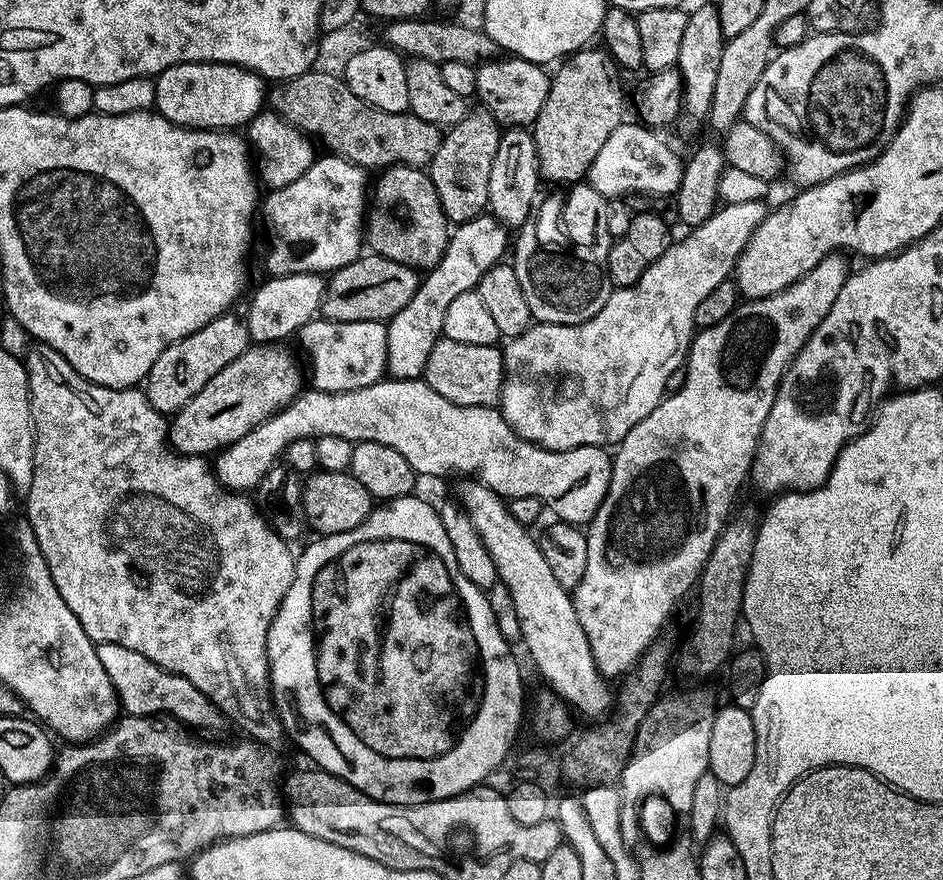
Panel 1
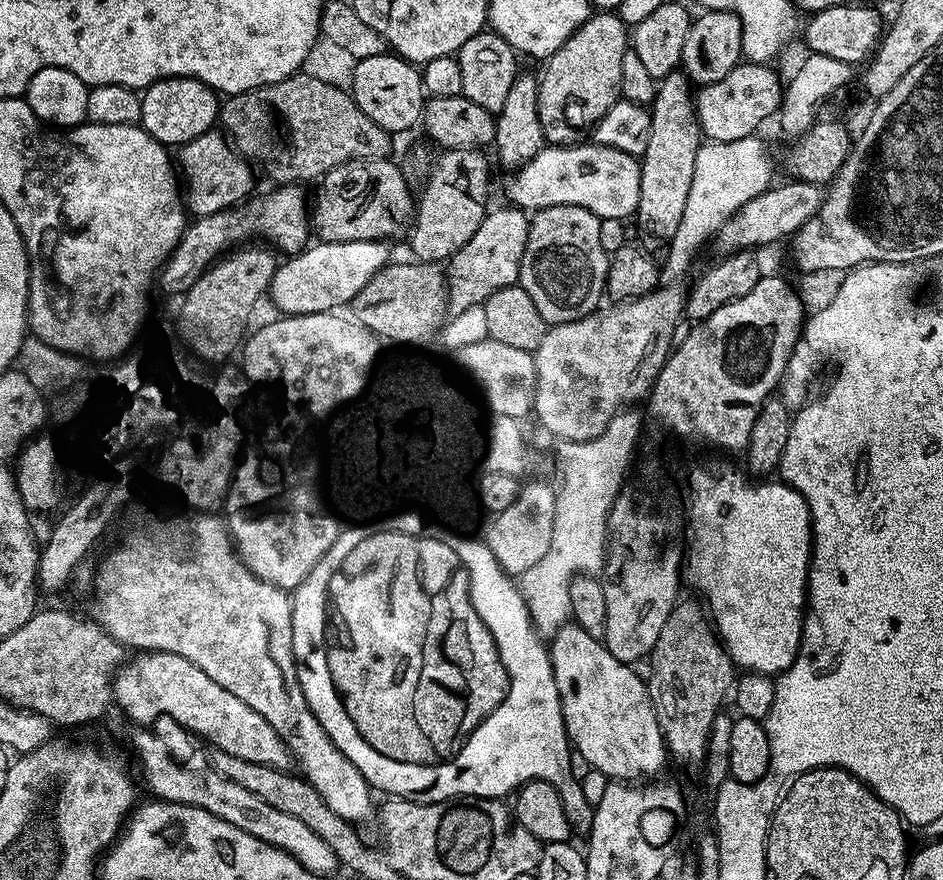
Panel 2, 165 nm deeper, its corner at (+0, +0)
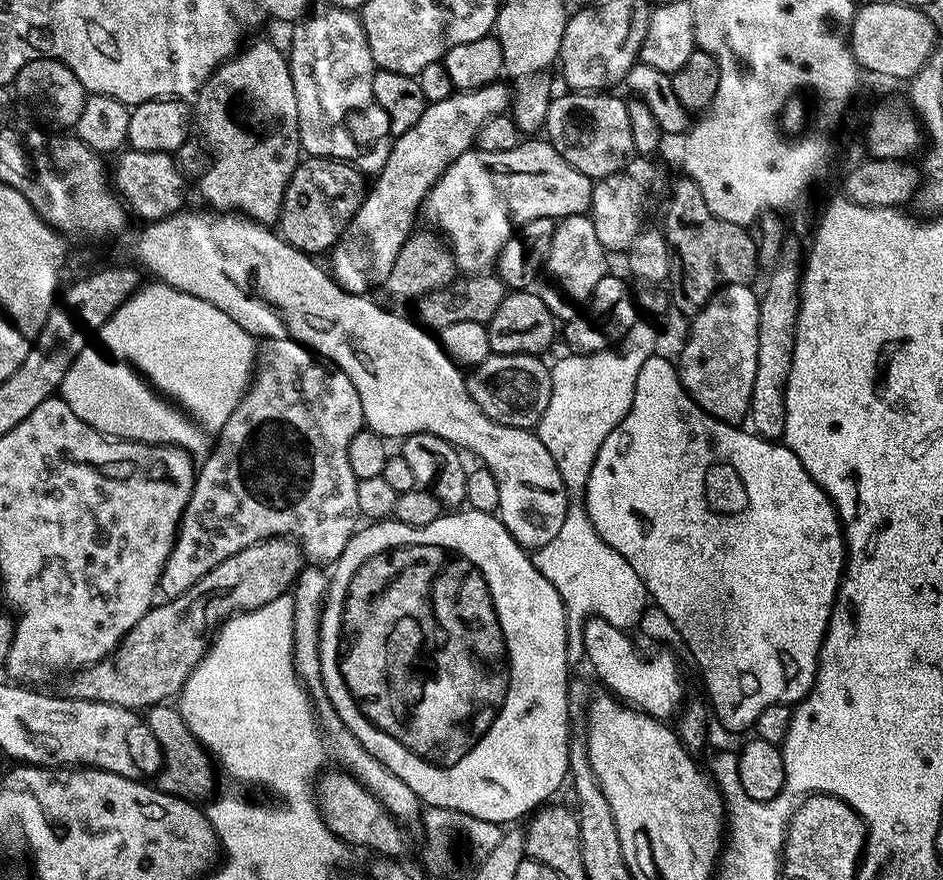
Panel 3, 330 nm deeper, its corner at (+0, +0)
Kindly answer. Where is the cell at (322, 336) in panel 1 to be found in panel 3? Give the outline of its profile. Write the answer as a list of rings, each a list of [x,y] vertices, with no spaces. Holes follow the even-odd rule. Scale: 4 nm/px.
[[[264,340],[258,348],[256,366],[252,382],[248,386],[248,393],[244,395],[234,414],[230,414],[229,421],[222,428],[222,434],[216,439],[216,445],[199,465],[194,490],[190,494],[190,502],[186,506],[183,518],[180,519],[180,529],[176,532],[176,542],[172,546],[170,558],[166,558],[166,566],[160,575],[159,595],[164,598],[180,596],[186,590],[193,588],[206,574],[210,574],[210,570],[214,570],[218,562],[226,562],[230,554],[238,554],[238,550],[246,550],[246,546],[254,546],[258,542],[269,540],[271,536],[294,538],[296,543],[304,549],[305,557],[317,565],[324,566],[336,561],[342,554],[342,550],[346,550],[346,544],[358,528],[356,520],[361,519],[358,510],[357,478],[354,470],[350,470],[348,447],[350,438],[354,438],[354,434],[358,434],[364,427],[362,402],[358,398],[358,390],[354,390],[354,382],[350,382],[350,378],[346,378],[346,374],[342,374],[340,368],[317,356],[304,344],[293,340]]]

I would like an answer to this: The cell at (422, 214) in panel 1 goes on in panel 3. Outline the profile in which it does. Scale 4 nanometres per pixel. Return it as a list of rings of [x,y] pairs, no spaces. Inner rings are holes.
[[[308,156],[301,159],[286,186],[278,231],[287,244],[298,250],[309,254],[327,253],[339,242],[365,195],[366,177],[355,163],[331,160],[328,156]]]

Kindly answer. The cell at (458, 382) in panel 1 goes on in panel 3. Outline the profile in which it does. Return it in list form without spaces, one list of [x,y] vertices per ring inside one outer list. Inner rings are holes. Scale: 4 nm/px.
[[[490,355],[467,373],[468,389],[478,406],[494,422],[515,428],[535,429],[552,393],[552,373],[540,356]]]

